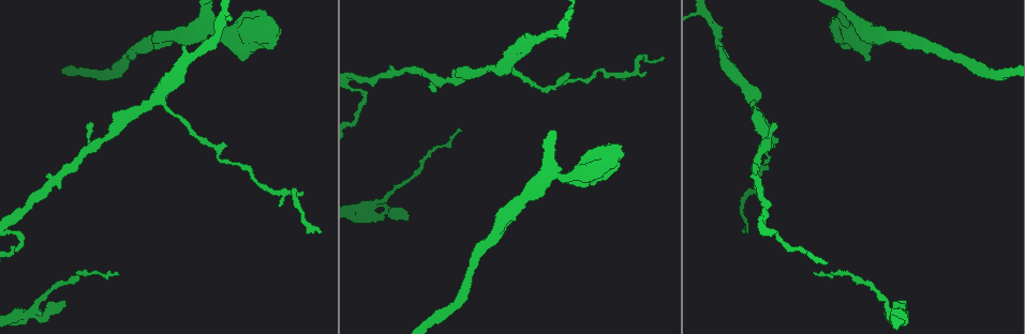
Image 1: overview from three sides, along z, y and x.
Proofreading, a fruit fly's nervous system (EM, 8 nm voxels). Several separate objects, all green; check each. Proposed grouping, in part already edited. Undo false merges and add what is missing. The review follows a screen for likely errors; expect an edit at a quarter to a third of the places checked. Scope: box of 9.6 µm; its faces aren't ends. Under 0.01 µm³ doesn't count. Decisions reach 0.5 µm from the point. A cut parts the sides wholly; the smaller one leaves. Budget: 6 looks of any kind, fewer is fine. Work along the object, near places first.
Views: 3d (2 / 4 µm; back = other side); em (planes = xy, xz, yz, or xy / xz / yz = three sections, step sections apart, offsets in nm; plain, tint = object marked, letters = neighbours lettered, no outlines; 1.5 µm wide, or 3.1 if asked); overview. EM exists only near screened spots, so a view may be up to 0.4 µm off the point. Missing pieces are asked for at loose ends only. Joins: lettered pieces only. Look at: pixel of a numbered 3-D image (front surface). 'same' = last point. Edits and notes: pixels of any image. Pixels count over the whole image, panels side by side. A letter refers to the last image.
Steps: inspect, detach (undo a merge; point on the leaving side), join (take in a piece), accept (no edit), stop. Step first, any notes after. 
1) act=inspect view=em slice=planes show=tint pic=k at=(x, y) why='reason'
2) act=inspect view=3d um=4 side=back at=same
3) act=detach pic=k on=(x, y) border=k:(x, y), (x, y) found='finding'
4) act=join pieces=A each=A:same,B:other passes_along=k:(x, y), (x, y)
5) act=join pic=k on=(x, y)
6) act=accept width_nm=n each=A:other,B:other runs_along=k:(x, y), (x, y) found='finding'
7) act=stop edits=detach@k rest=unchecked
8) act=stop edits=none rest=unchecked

act=inspect view=3d um=4 pic=1 at=(549, 176) why='branch point'

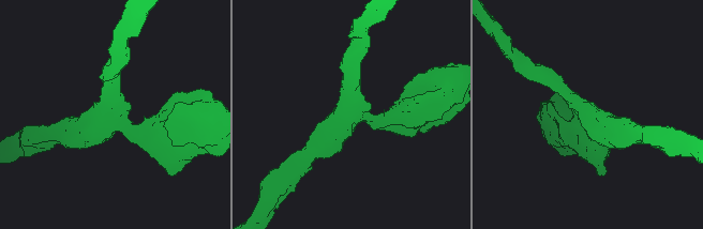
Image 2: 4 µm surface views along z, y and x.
act=inspect view=em slice=xz step=8 show=tint pic=2 at=(352, 118)

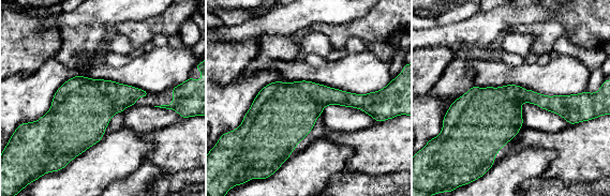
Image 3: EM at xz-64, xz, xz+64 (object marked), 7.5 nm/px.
act=inspect view=em slice=planes show=letters at=same why='another direction'

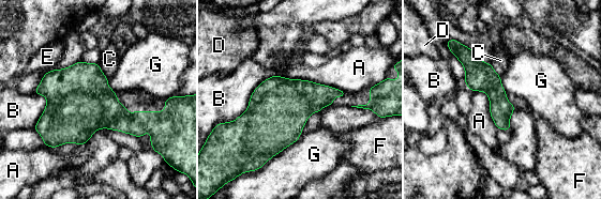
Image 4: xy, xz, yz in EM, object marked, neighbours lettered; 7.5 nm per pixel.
act=accept each=A:other,B:other,C:other,D:other,E:other,F:other,G:other arms=3 arm_widths_nm=240,380,400 found='all the same neuron'

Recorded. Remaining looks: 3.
act=inspect view=3d um=4 pic=1 at=(365, 212) why='two arms at a narrow angle'

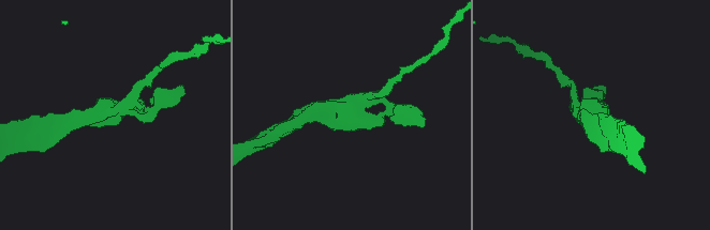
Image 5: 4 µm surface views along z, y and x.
act=inspect view=em slice=planes show=plain pic=5 at=(107, 111)

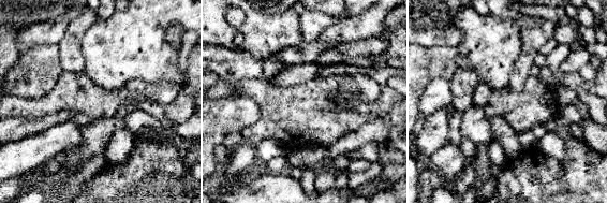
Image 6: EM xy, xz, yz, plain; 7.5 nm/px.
act=inspect view=em slice=planes show=letters at=same

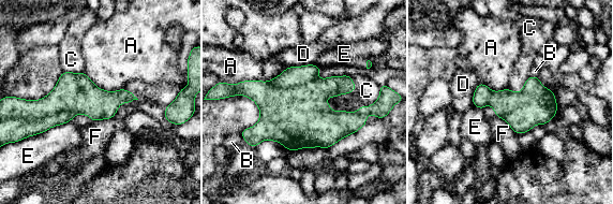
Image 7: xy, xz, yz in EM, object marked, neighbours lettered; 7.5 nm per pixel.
act=detach pic=7 on=(14, 130) each=A:other,B:other,C:other,D:other,E:other,F:other arms=3 border=7:(77, 113), (12, 118) found='a second neuron is stuck on'

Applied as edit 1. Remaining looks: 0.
act=stop edits=detach@7 rest=unchecked

